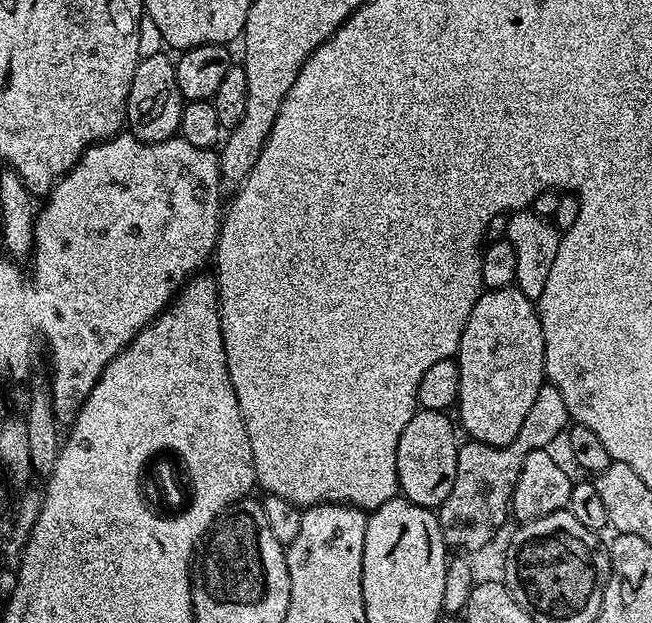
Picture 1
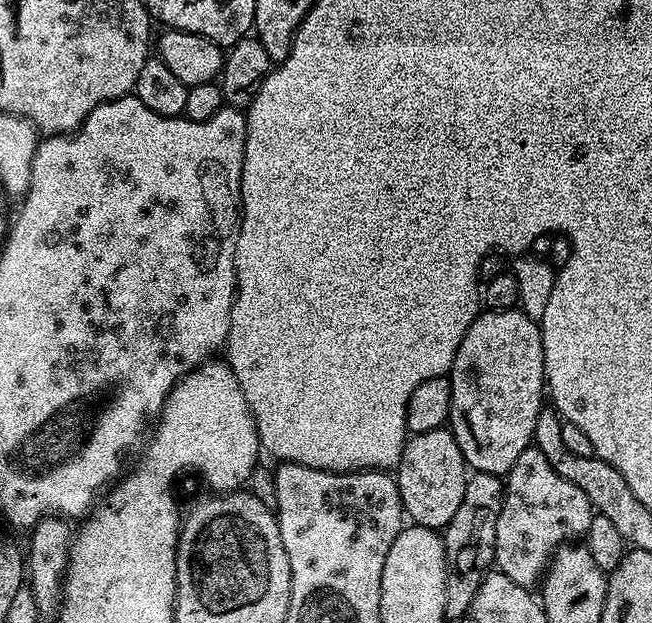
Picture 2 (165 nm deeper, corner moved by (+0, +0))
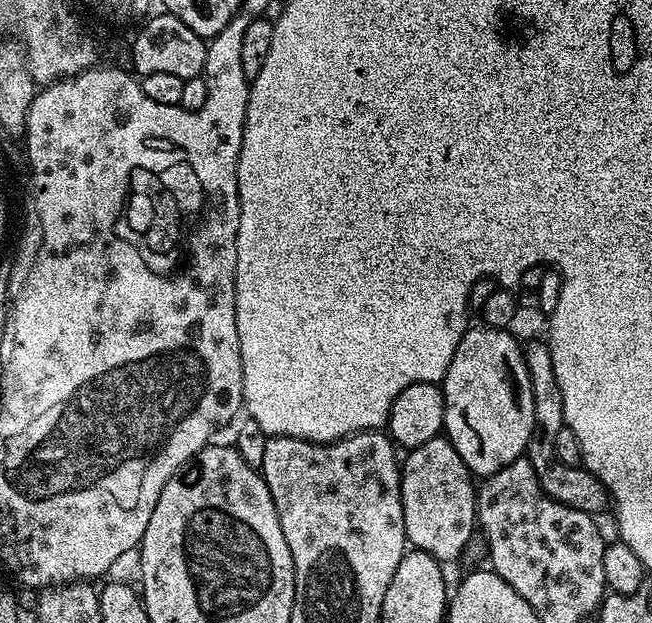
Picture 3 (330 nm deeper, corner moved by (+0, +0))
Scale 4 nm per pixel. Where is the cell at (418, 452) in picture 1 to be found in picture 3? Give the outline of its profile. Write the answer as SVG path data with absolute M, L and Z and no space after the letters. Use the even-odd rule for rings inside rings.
M446 438L422 442L422 446L411 449L405 456L408 457L403 457L402 460L400 493L407 543L415 551L430 554L435 560L441 562L461 559L465 555L465 549L473 543L472 531L475 533L478 528L476 518L478 488L474 483L472 472L466 466L466 462L462 462L458 450L454 450L454 446Z

